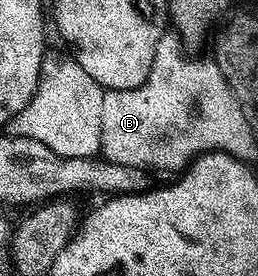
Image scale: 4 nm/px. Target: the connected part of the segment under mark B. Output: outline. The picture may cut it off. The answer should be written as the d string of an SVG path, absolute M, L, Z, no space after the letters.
M155 48L146 70L146 80L135 89L108 89L102 94L99 103L98 120L98 147L101 156L112 163L124 163L128 167L140 167L147 171L153 169L187 168L195 157L209 153L216 149L211 136L211 128L200 128L197 120L192 121L192 101L188 98L188 79L190 77L189 62L178 53L170 49Z

